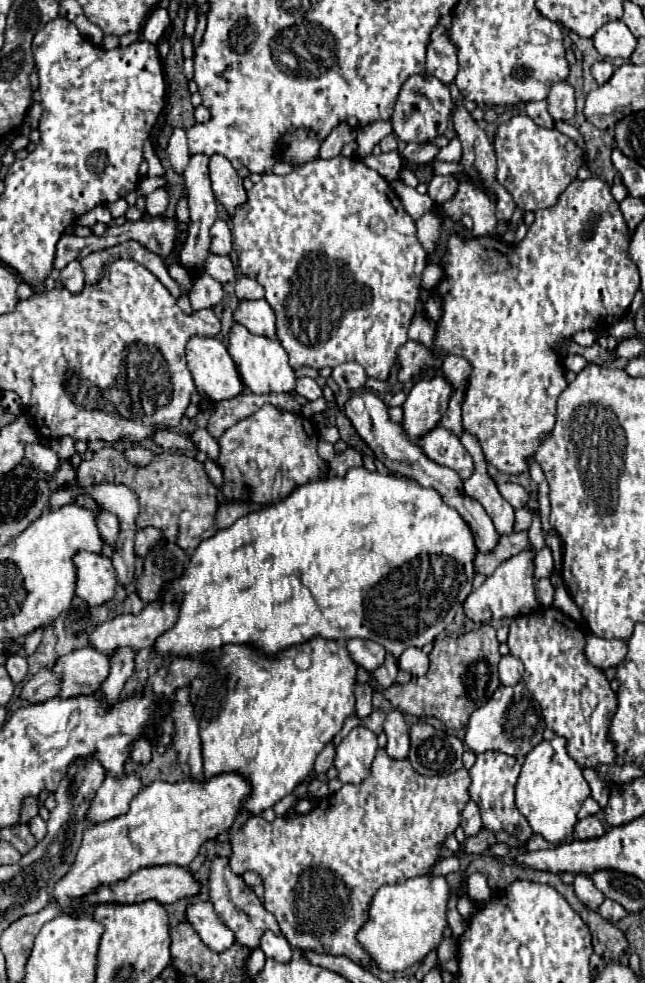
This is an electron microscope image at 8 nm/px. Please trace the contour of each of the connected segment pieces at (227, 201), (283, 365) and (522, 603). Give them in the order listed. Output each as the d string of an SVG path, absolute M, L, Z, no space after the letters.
M213 154L213 156L211 156L209 174L211 174L215 198L217 198L217 200L227 208L227 212L233 216L235 206L243 204L245 198L247 198L241 176L239 176L237 170L231 166L231 162L229 162L225 156L221 156L221 154Z
M233 324L229 330L229 346L227 346L229 354L233 356L239 374L243 378L243 384L255 392L255 394L281 394L281 392L291 392L295 390L295 374L293 368L287 362L287 352L281 346L281 342L277 338L265 338L265 336L257 336L251 334L245 326L241 324Z
M527 546L517 556L511 556L509 560L501 562L495 568L495 572L477 590L473 590L467 596L467 600L463 604L465 614L473 622L491 622L491 620L531 614L533 610L537 610L535 588L533 588L533 572L535 572L535 550L533 550L533 546Z

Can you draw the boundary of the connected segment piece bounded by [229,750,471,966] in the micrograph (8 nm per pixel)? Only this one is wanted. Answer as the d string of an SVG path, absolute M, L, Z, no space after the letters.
M379 750L373 766L371 766L371 774L361 782L361 784L343 784L339 792L329 794L325 798L319 800L319 804L309 812L309 814L297 814L297 812L287 812L285 816L277 816L273 822L267 822L261 816L251 816L241 830L237 832L237 836L231 840L233 844L233 854L231 854L231 870L235 874L243 874L247 870L257 872L263 878L265 884L265 908L277 918L283 936L287 938L287 942L295 948L295 950L321 950L327 954L337 954L337 956L347 956L353 962L361 964L361 966L373 966L373 962L369 962L369 956L365 954L365 950L361 950L361 946L357 946L357 926L361 926L361 918L365 918L365 902L369 902L369 898L373 898L373 894L377 892L377 888L381 888L383 884L397 884L397 882L405 882L413 876L421 876L427 874L431 870L431 866L435 862L439 862L439 850L445 842L447 834L453 834L455 828L461 822L461 810L465 808L465 802L469 802L469 772L465 768L449 774L449 776L421 776L413 770L409 760L393 760L387 756L385 750Z

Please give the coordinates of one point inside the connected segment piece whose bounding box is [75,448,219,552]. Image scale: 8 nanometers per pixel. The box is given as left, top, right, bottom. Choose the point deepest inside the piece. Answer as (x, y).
(175, 496)

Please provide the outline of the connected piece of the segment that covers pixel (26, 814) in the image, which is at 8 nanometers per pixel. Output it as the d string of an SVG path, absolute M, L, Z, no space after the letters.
M25 798L23 802L23 808L21 808L21 818L19 822L29 822L31 818L37 816L37 798Z

